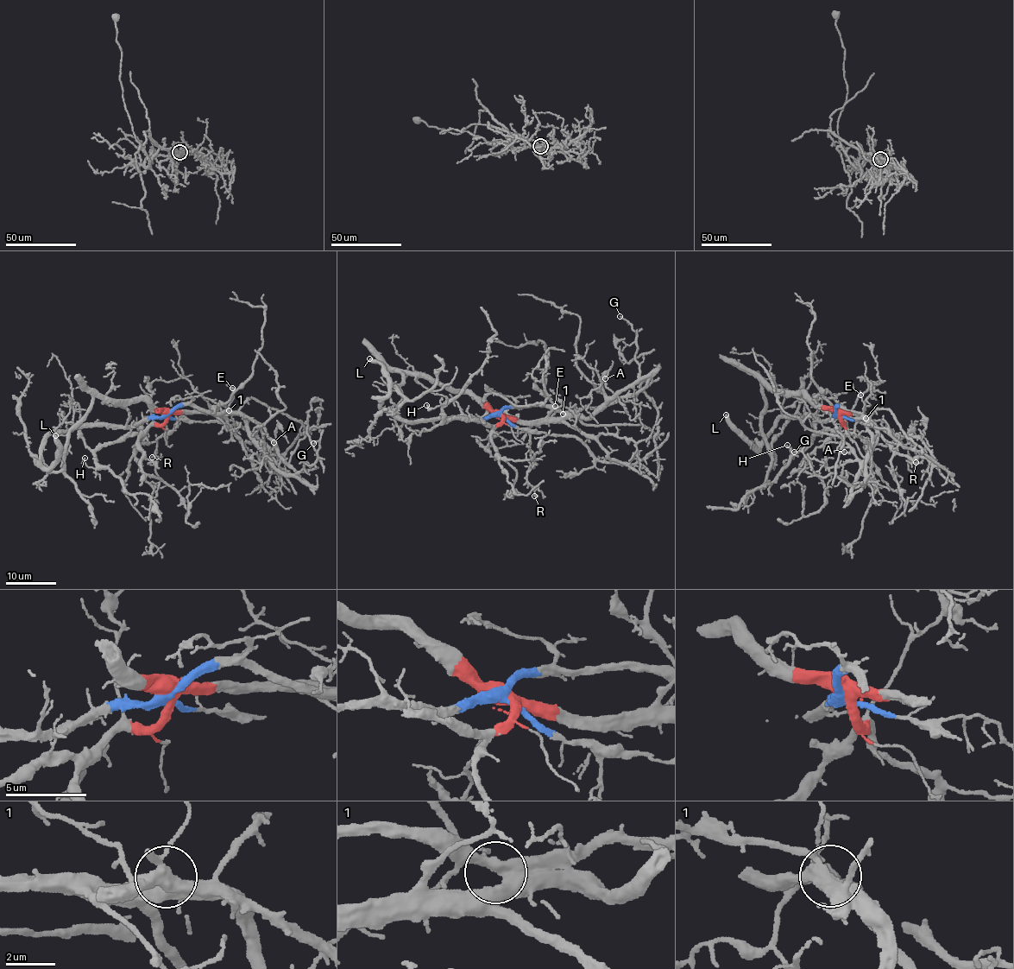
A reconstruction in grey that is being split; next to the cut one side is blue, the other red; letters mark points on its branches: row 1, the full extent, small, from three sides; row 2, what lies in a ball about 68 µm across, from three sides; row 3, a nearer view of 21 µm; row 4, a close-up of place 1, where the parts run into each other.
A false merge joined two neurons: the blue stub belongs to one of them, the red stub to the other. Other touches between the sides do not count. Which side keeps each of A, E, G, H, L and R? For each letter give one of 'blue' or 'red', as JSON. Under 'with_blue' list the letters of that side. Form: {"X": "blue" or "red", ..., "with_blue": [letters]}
{"A": "blue", "E": "red", "G": "red", "H": "red", "L": "blue", "R": "blue", "with_blue": ["A", "L", "R"]}

